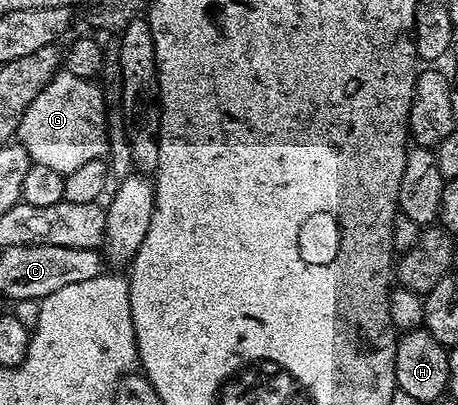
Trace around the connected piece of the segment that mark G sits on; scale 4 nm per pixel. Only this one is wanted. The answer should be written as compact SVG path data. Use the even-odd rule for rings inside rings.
M62 70L31 101L17 135L33 163L47 165L47 169L66 176L87 165L87 161L106 154L109 131L105 128L105 99L97 85L92 79L75 77L70 71Z

